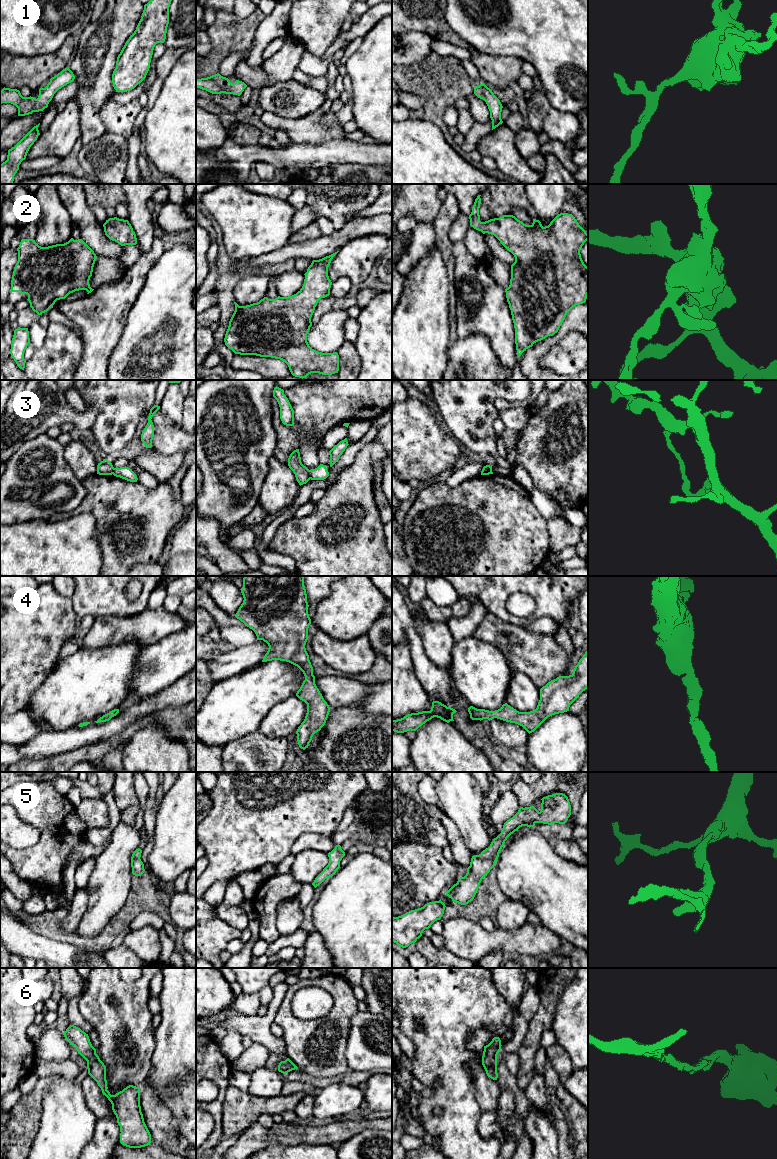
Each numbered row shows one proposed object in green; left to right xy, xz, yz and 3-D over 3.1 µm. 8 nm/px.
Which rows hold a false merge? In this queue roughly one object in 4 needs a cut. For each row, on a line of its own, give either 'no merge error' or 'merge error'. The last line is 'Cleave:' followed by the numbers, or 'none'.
1: no merge error
2: no merge error
3: merge error
4: no merge error
5: no merge error
6: no merge error
Cleave: 3

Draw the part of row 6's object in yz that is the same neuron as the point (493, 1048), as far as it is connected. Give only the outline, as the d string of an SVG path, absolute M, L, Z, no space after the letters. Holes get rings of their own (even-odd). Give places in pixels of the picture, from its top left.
M494 1037L492 1041L484 1046L482 1065L488 1077L497 1080L497 1055L501 1050L501 1040L499 1037Z

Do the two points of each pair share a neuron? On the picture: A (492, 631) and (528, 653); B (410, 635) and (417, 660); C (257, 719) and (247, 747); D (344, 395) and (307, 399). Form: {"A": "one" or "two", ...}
{"A": "one", "B": "one", "C": "two", "D": "one"}

